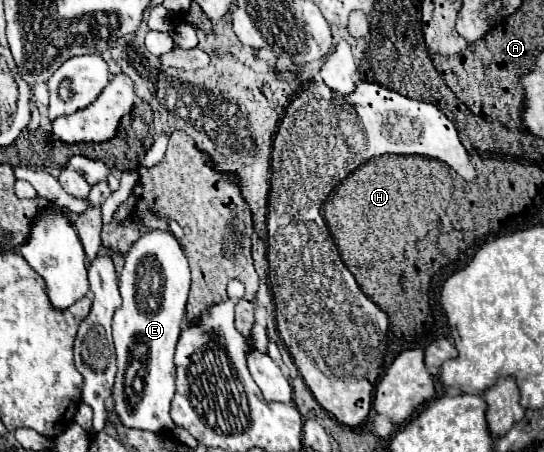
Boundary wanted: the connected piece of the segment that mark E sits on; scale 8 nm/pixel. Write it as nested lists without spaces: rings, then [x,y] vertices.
[[[154,230],[148,232],[146,236],[140,236],[126,254],[126,264],[120,276],[122,306],[120,310],[116,310],[112,320],[112,336],[118,364],[116,382],[112,388],[114,414],[126,428],[150,430],[156,434],[174,430],[174,422],[170,420],[168,414],[170,400],[174,396],[174,348],[184,324],[188,290],[190,290],[190,268],[176,238],[164,230]]]

